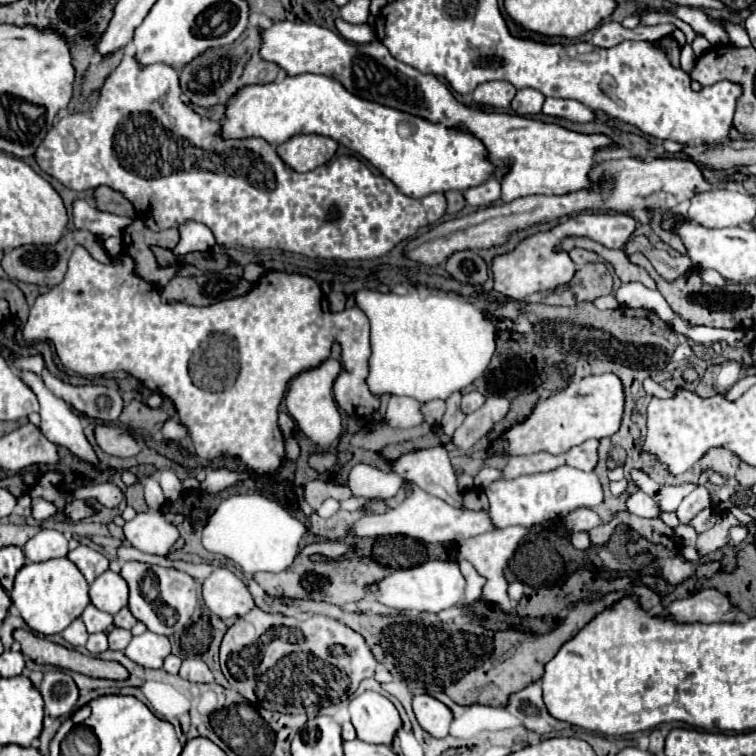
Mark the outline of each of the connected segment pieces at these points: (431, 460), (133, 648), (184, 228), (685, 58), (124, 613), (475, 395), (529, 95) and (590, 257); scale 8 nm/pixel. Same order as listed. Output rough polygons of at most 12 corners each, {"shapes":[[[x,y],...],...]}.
{"shapes":[[[443,445],[405,453],[391,471],[463,507]],[[165,635],[133,637],[125,655],[141,667],[161,669],[171,655]],[[185,221],[179,229],[177,256],[207,251],[215,245],[211,229]],[[691,45],[681,49],[681,65],[687,65],[687,73],[693,71],[695,53]],[[123,607],[115,617],[113,625],[121,629],[131,629],[137,619],[127,607]],[[479,391],[465,393],[461,409],[465,415],[483,407],[485,397]],[[521,89],[511,101],[519,115],[541,113],[545,95],[537,89]],[[571,249],[569,255],[583,267],[597,261],[597,255],[587,249]]]}

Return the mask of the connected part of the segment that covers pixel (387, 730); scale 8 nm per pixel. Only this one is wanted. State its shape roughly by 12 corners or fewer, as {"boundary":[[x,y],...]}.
{"boundary":[[375,691],[349,703],[365,743],[391,747],[403,727],[397,707]]}

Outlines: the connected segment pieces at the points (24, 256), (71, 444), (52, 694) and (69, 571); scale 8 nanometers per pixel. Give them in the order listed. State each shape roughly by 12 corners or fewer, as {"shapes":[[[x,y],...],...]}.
{"shapes":[[[75,229],[57,245],[5,251],[11,279],[53,287],[77,245],[109,261],[99,237]],[[29,371],[19,377],[35,391],[41,433],[99,469],[99,459],[69,405]],[[47,671],[39,691],[47,715],[73,713],[77,685],[65,671]],[[61,559],[23,565],[9,597],[33,631],[61,633],[89,585]]]}

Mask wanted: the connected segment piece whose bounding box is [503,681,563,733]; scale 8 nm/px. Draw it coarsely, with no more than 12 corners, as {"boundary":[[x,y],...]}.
{"boundary":[[539,681],[507,697],[503,705],[535,733],[561,731],[541,699]]}

